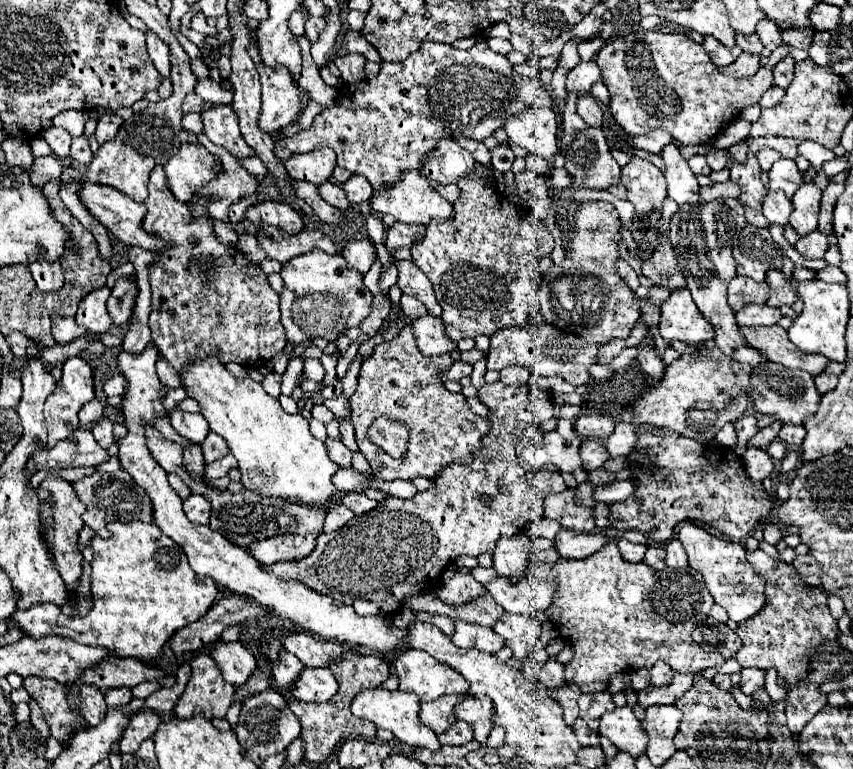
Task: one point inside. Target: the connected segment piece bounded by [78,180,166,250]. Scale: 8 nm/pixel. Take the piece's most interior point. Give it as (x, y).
(123, 217)

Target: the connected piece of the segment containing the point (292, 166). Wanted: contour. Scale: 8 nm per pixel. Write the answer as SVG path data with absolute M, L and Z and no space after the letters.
M316 148L306 154L294 154L284 162L284 166L294 180L322 184L332 176L332 170L336 166L336 154L332 148Z

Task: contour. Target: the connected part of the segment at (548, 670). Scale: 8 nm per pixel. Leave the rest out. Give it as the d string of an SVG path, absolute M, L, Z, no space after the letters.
M550 658L542 670L538 672L538 680L546 686L546 688L558 688L558 686L564 686L566 680L564 680L564 666L560 662L556 662L554 658Z

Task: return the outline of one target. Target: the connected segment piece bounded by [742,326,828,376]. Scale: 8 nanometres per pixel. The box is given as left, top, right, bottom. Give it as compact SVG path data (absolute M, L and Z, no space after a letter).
M758 326L758 328L742 328L742 334L746 342L760 350L764 356L768 356L770 362L778 362L786 368L800 368L810 372L812 376L818 376L828 366L826 356L818 354L806 354L794 344L790 344L788 332L780 326Z

